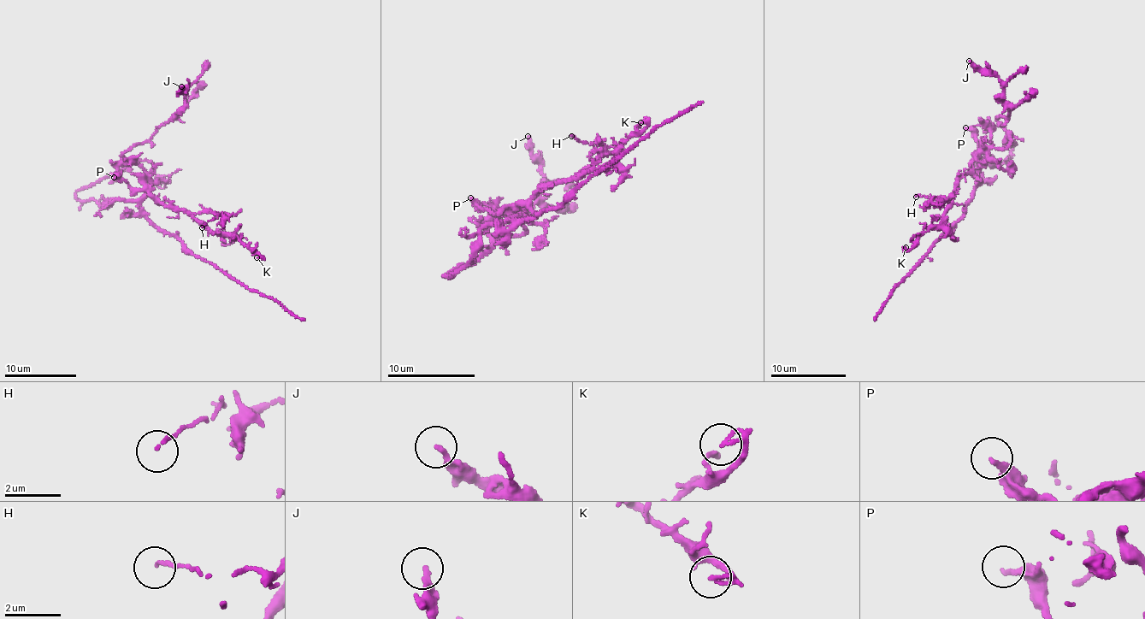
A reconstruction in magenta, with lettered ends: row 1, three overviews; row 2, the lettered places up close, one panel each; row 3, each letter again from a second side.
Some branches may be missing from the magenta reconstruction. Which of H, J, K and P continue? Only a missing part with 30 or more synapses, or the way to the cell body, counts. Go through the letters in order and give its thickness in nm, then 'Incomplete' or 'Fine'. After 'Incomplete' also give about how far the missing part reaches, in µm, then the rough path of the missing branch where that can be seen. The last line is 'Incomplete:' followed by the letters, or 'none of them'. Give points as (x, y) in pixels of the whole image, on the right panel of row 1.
H: Thickness 120 nm. Fine
J: Thickness 180 nm. Fine
K: Thickness 140 nm. Fine
P: Thickness 200 nm. Fine
Incomplete: none of them

